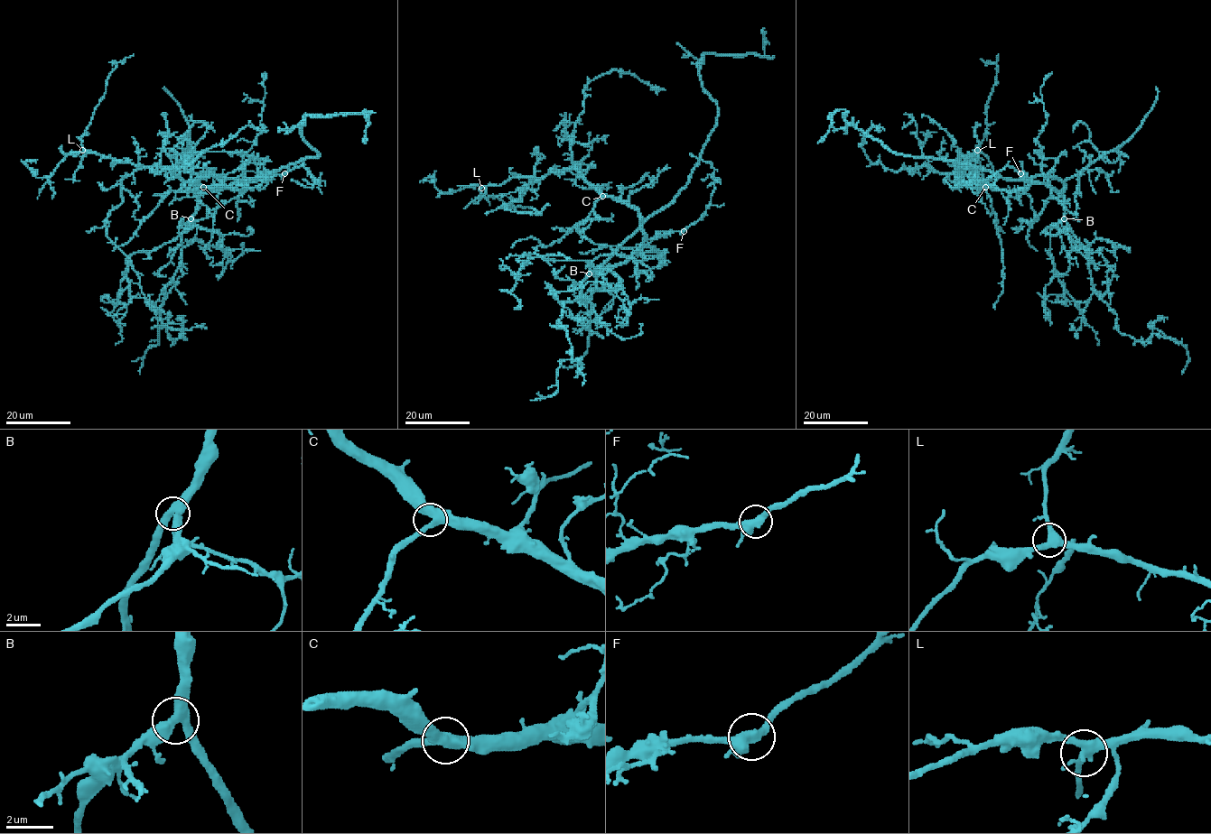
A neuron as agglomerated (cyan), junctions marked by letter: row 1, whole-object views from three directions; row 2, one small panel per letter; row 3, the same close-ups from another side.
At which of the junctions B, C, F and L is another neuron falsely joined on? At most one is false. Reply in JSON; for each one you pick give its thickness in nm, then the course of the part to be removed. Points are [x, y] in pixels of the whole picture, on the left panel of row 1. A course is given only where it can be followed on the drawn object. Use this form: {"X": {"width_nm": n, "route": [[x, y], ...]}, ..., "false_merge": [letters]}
{"false_merge": []}

